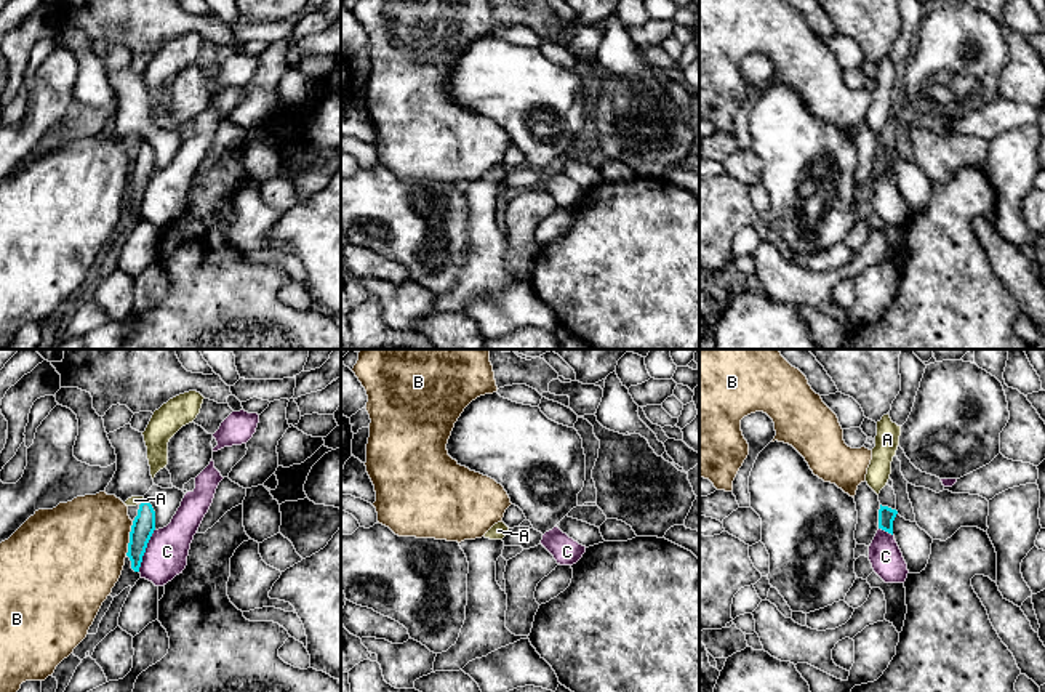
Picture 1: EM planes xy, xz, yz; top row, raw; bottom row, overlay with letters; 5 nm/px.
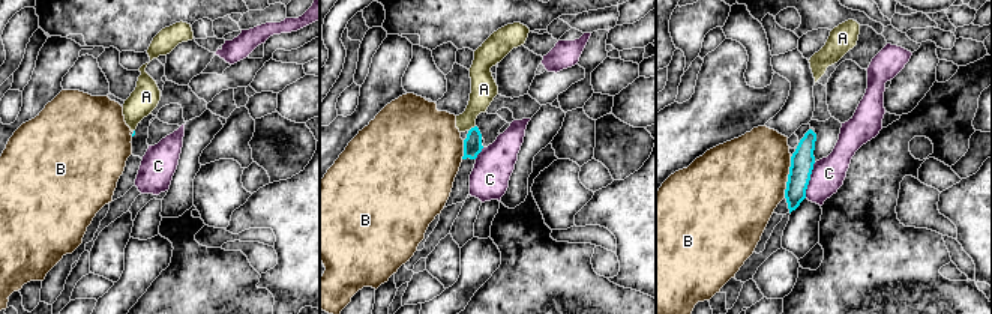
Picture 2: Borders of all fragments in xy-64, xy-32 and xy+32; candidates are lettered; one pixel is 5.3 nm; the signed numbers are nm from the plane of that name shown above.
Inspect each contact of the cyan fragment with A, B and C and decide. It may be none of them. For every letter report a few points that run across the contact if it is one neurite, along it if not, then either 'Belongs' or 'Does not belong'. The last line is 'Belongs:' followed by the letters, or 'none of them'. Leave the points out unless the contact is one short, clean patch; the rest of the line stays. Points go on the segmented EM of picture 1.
A: Line: xy (143, 527), (143, 502), (135, 500). Belongs
B: Does not belong
C: Line: xy (154, 529), (138, 571). Does not belong
Belongs: A

